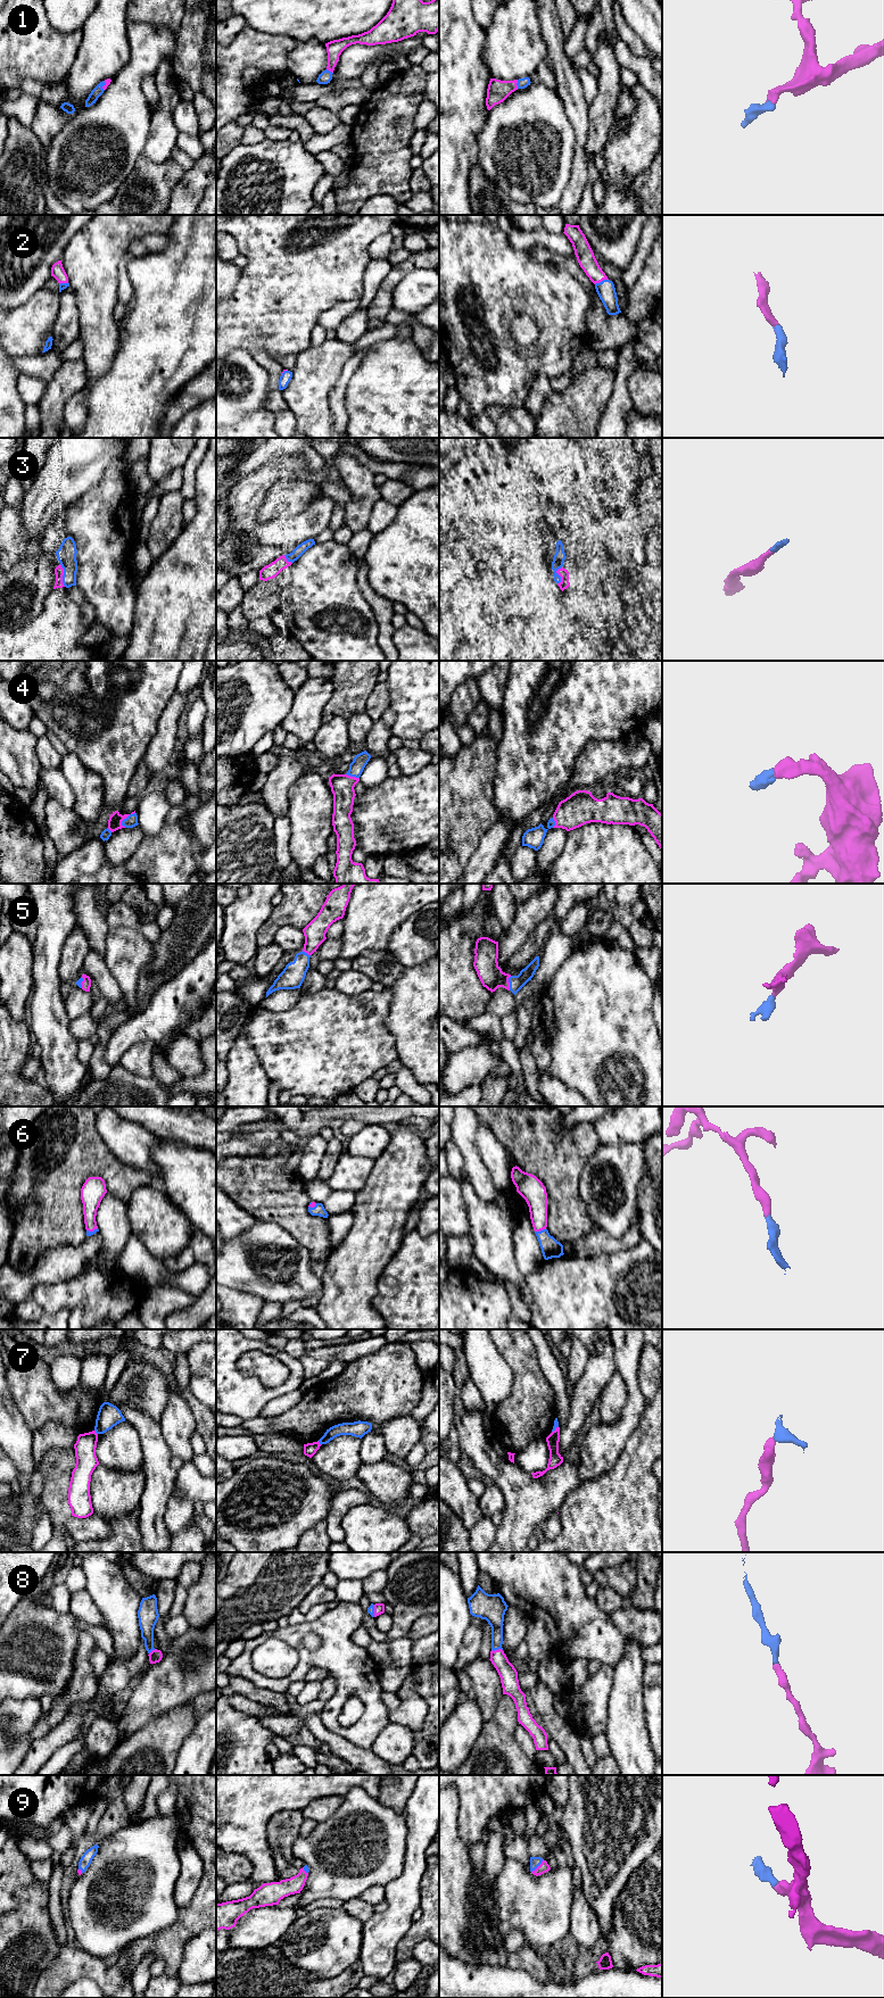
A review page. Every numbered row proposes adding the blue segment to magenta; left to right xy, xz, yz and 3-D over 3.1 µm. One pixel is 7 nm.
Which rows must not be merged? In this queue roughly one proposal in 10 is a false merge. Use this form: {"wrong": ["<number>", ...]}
{"wrong": ["7"]}

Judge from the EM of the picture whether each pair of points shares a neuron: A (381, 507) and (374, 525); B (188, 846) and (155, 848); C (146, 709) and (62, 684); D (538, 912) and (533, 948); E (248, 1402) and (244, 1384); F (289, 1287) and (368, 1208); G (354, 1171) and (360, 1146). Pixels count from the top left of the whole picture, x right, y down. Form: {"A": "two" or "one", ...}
{"A": "one", "B": "one", "C": "one", "D": "two", "E": "one", "F": "two", "G": "two"}

